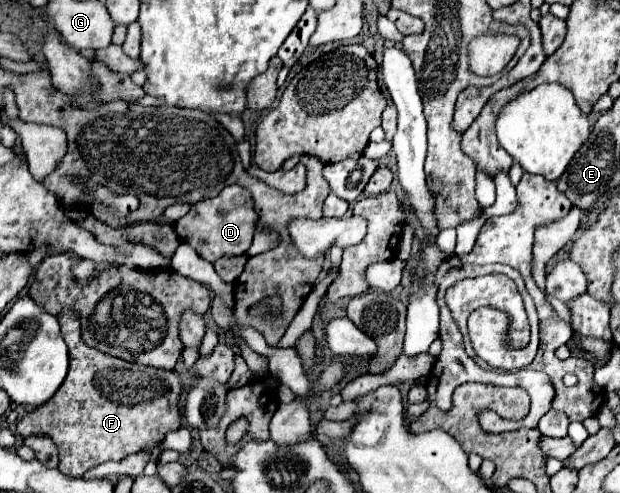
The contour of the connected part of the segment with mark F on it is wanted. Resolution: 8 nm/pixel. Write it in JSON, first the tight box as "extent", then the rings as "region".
{"extent":[18,309,182,477],"region":[[[72,309],[64,311],[58,319],[70,351],[68,375],[52,399],[18,423],[18,433],[22,437],[50,437],[58,447],[62,473],[82,477],[100,463],[122,461],[146,445],[162,441],[168,431],[182,425],[178,407],[182,381],[176,371],[130,363],[90,349],[80,337],[80,323]]]}

